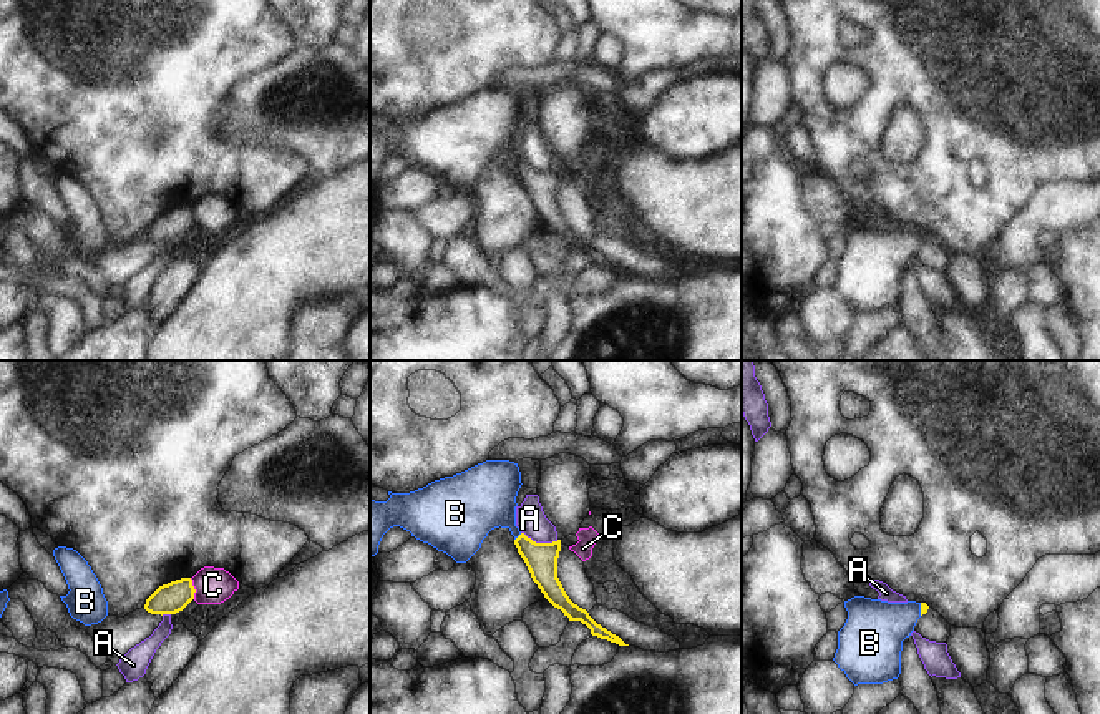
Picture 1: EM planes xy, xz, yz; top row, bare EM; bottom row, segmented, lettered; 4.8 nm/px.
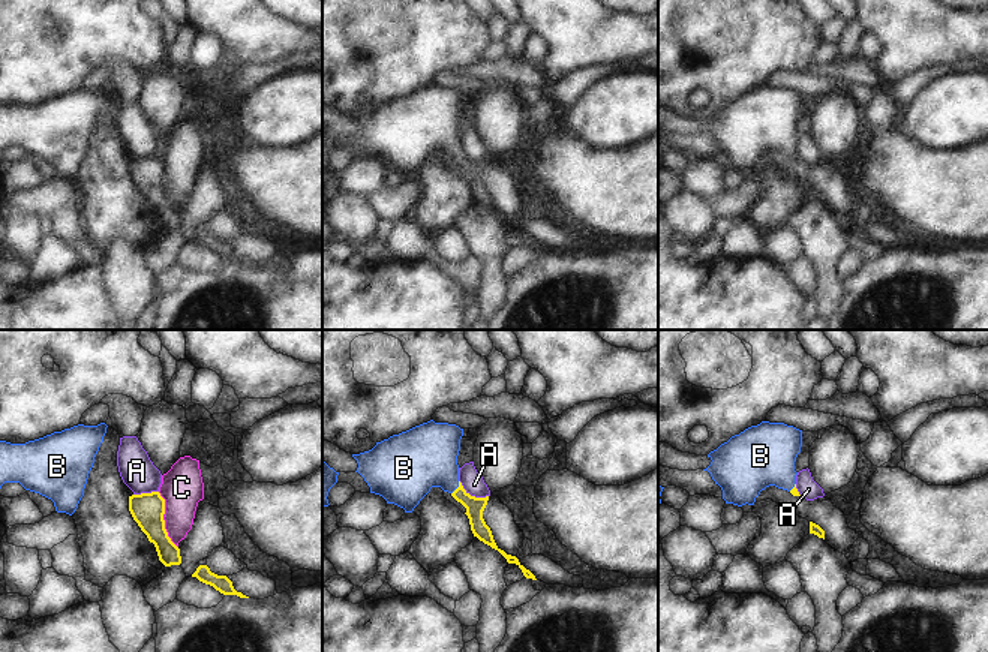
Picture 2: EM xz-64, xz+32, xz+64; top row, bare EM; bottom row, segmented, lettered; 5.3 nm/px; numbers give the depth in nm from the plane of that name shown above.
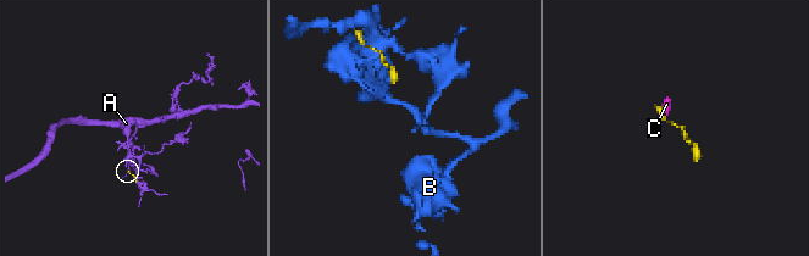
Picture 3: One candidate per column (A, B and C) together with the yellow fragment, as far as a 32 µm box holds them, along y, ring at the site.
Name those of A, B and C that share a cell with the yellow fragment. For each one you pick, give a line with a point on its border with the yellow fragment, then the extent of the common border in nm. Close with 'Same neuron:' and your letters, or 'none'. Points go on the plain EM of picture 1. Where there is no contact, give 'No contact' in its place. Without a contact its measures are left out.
B: Touches yellow at xz (518, 165). Shared border 50 nm
Same neuron: B.

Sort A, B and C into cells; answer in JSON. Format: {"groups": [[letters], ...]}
{"groups": [["A"], ["B"], ["C"]]}

